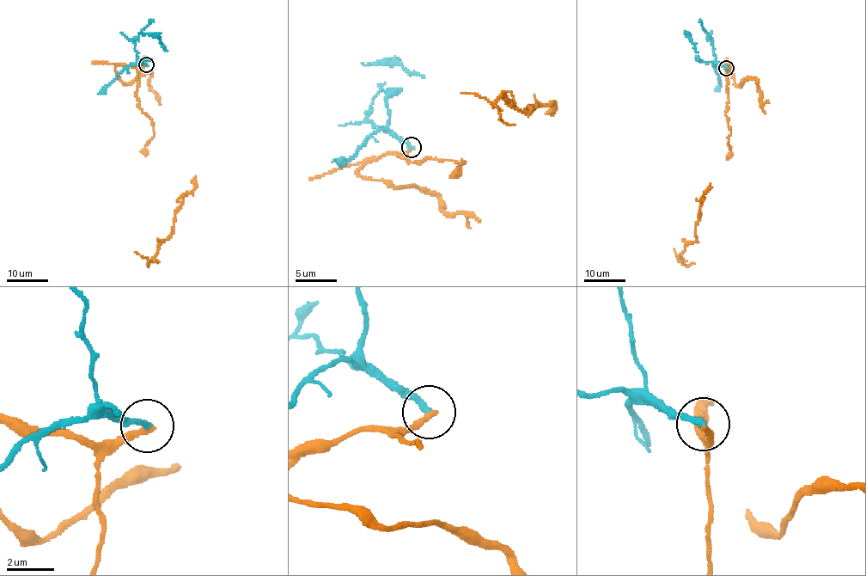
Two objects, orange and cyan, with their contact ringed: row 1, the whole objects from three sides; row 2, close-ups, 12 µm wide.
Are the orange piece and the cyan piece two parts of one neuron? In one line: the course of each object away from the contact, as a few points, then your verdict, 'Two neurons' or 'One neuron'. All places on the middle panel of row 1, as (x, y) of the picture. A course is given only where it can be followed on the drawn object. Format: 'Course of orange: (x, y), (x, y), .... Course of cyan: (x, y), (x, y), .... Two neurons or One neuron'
Course of orange: (411, 147), (399, 155), (465, 164), (456, 172), (553, 104), (526, 113), (502, 93), (494, 104), (515, 125). Course of cyan: (411, 147), (366, 119), (392, 64), (424, 77). Two neurons

